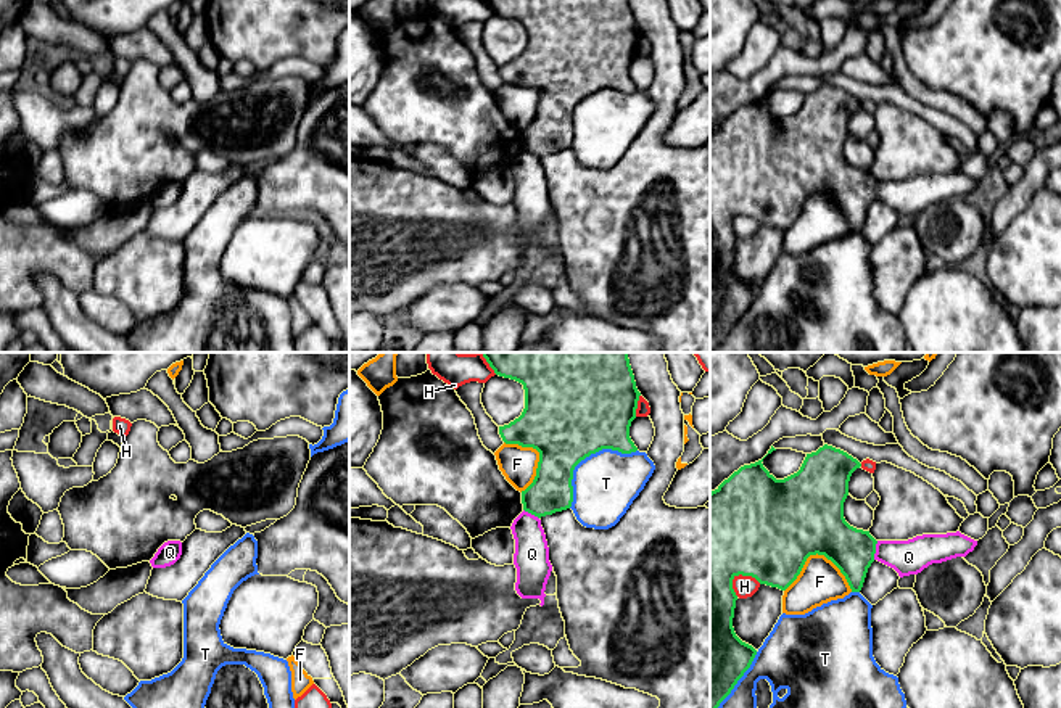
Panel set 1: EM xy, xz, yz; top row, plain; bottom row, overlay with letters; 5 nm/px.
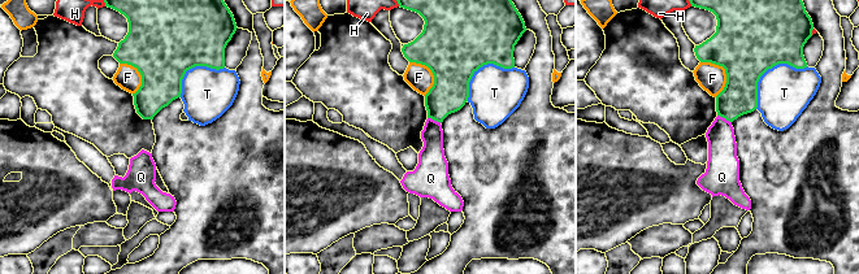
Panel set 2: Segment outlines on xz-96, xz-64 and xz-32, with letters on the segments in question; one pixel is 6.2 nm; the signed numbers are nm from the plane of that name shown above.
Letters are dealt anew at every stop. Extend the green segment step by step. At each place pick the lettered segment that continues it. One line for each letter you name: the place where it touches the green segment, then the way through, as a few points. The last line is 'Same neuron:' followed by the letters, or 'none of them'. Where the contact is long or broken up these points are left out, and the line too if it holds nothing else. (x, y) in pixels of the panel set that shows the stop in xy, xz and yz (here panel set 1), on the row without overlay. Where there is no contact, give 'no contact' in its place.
Same neuron: none of them

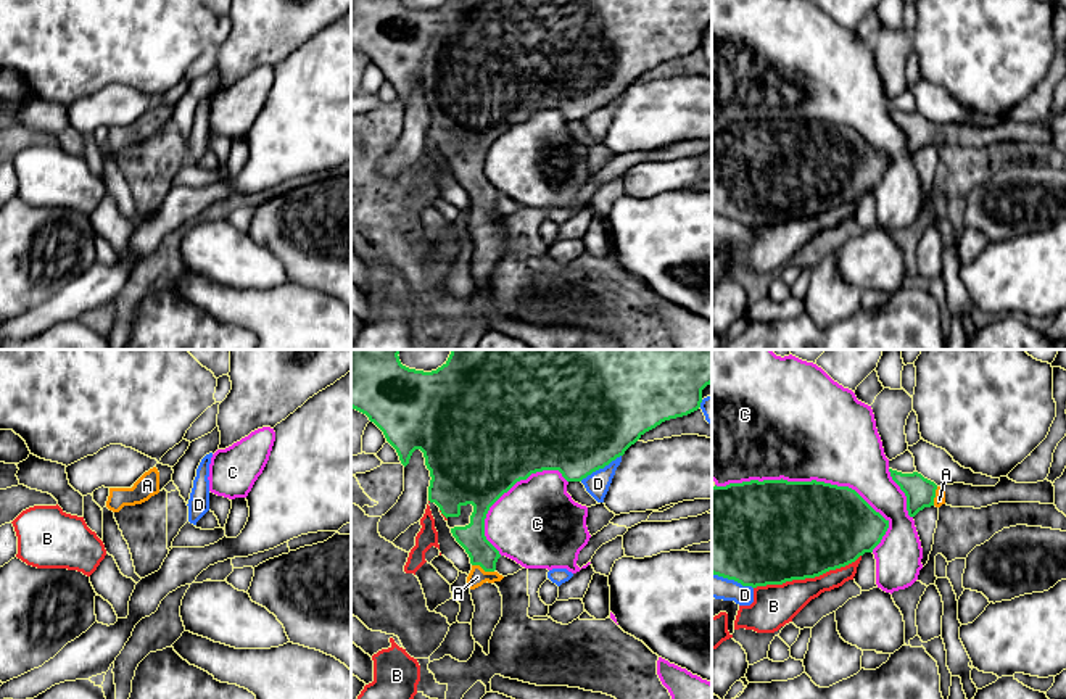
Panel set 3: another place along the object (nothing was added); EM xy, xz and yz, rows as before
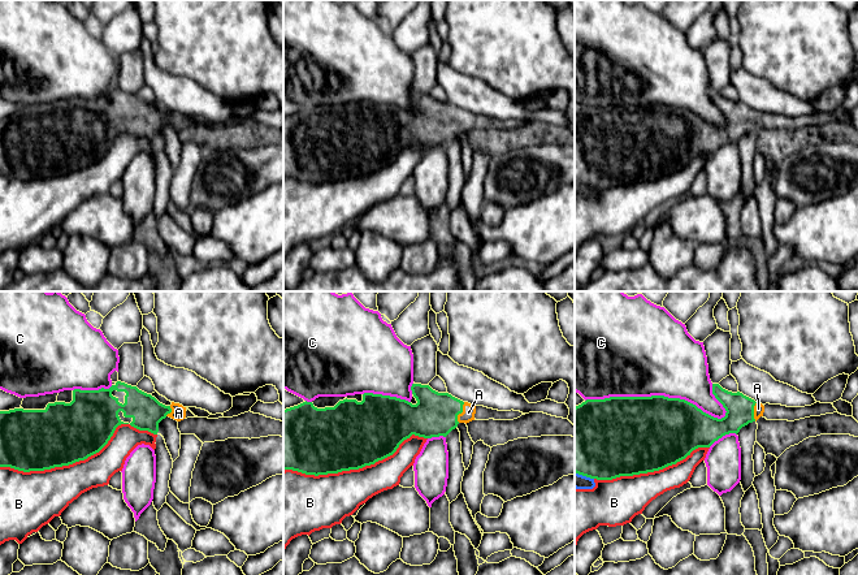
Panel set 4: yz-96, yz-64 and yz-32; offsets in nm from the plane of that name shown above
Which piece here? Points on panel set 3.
A: meets green in xz at (483, 208); runs through xz (472, 177), (483, 194), (483, 208), (477, 216)
Same neuron: A

